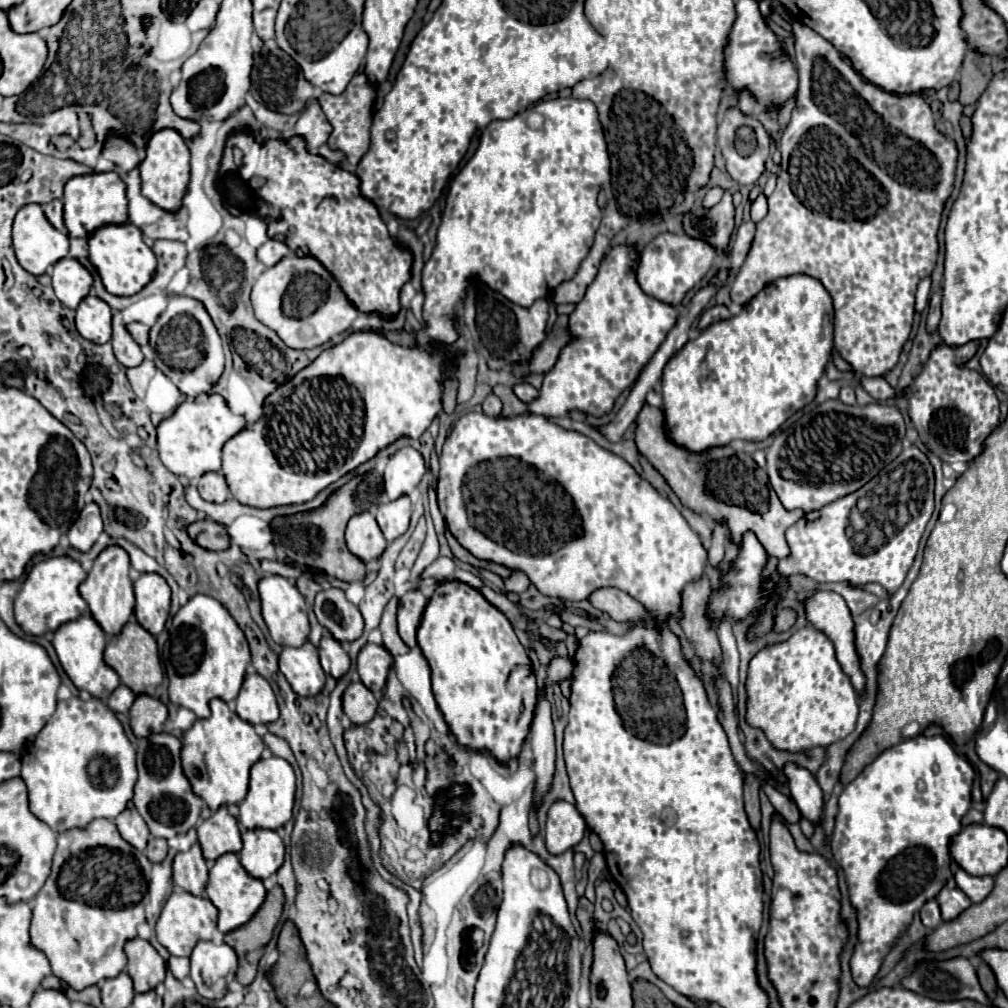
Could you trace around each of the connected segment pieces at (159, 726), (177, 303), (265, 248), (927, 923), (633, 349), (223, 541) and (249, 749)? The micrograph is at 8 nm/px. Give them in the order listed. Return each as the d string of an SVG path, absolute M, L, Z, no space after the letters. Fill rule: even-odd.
M139 694L131 706L129 718L135 736L143 738L147 734L163 730L163 724L167 720L167 706L153 696Z
M181 296L171 300L165 312L159 316L157 324L151 328L151 340L153 350L157 352L157 356L153 358L155 366L167 376L171 376L171 380L187 398L207 394L223 374L225 356L221 336L205 306L195 298Z
M267 240L259 250L257 250L257 258L265 264L265 266L275 266L281 258L289 256L291 250L287 248L285 242L279 240Z
M929 900L929 902L923 904L923 908L921 908L921 922L923 922L923 926L929 928L929 930L933 930L933 928L937 928L937 926L941 924L939 906L937 906L935 900Z
M631 244L613 246L603 256L595 280L589 284L583 300L569 314L569 328L567 328L569 342L561 348L555 366L545 374L543 386L539 390L539 398L529 404L529 410L533 414L541 414L547 418L569 416L571 410L593 414L597 418L603 414L609 414L613 410L617 396L635 382L643 366L651 360L651 356L663 344L667 332L675 326L675 308L647 296L641 290L635 278L637 266L639 266L639 252Z
M205 518L203 522L195 522L187 530L191 538L195 538L195 542L199 542L199 546L207 550L227 550L229 548L229 534L225 526L211 518Z
M211 700L211 716L195 720L195 724L183 732L181 742L183 774L191 782L193 792L211 808L211 812L221 804L239 804L247 796L249 770L261 758L265 744L255 734L253 726L231 712L223 700Z

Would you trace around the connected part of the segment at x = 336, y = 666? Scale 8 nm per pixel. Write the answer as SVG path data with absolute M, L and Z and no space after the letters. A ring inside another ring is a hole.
M327 630L319 644L319 658L321 658L323 670L333 678L341 678L349 670L349 664L351 664L349 654L341 648L341 644Z

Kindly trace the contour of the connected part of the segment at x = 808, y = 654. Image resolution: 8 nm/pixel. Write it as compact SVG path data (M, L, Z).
M803 628L795 632L787 642L763 648L749 664L749 678L747 678L747 722L755 728L761 728L769 742L779 750L801 752L815 746L829 746L833 742L843 740L845 736L855 730L857 722L857 692L843 672L841 664L831 652L831 640L815 632L811 628Z

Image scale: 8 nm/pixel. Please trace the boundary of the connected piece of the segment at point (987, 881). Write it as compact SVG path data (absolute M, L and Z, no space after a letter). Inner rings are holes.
M965 870L955 872L957 886L969 896L971 902L981 902L993 890L993 876L971 876Z

